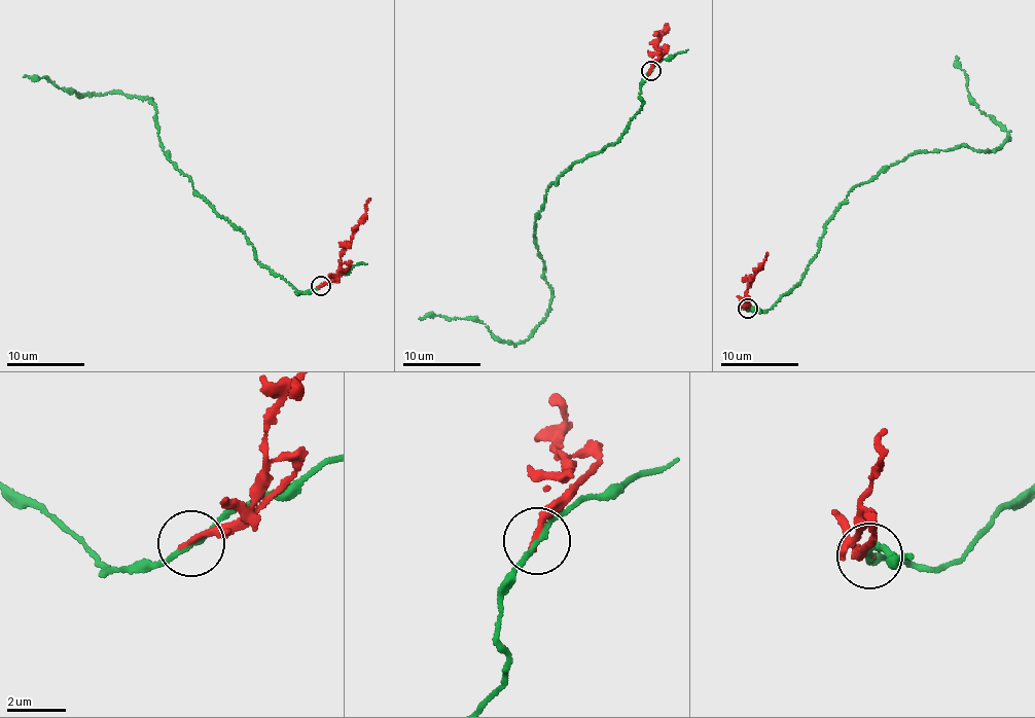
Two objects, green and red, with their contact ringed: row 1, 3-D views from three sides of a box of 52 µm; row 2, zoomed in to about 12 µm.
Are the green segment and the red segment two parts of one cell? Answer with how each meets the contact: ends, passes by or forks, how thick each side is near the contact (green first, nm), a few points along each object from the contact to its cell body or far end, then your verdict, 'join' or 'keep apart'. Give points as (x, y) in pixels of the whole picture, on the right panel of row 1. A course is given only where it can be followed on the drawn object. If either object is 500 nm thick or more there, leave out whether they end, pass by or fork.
green passes by; red ends there; 140 nm thick on the green side, 240 nm on the other; green runs (748, 308), (773, 309), (797, 286), (855, 186), (915, 153), (1010, 139), (972, 101), (956, 57); red runs (748, 308), (743, 306), (747, 287), (768, 253); keep apart

